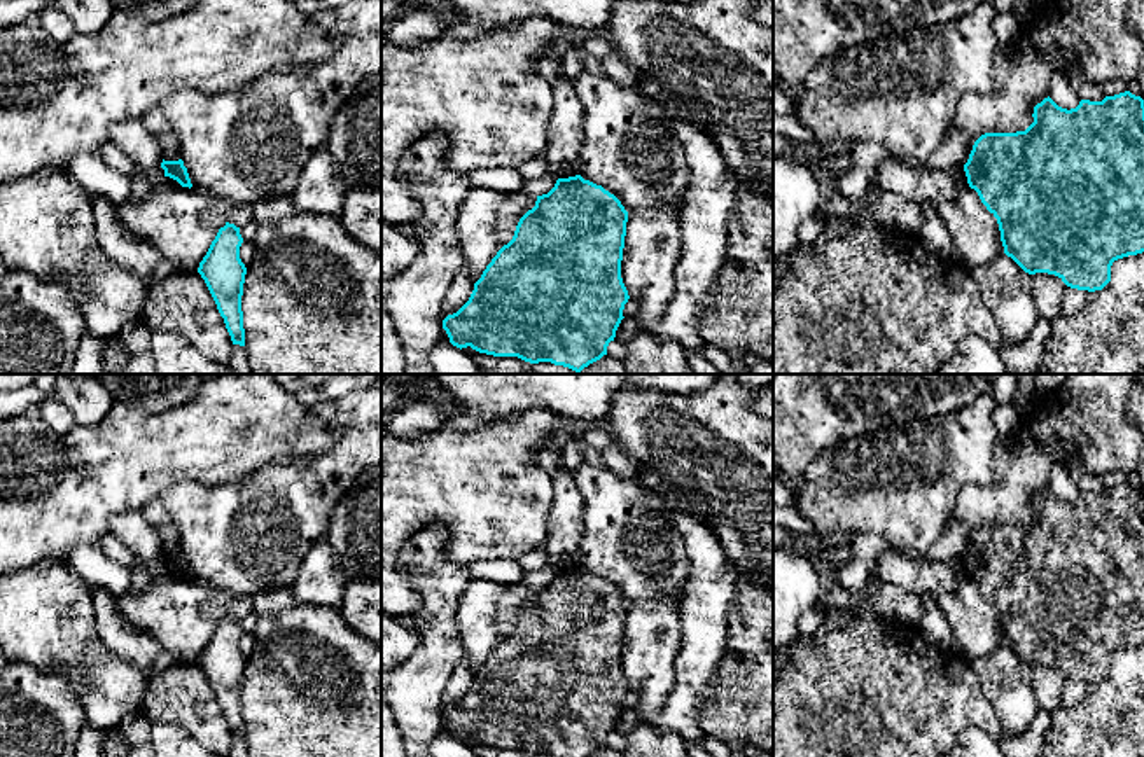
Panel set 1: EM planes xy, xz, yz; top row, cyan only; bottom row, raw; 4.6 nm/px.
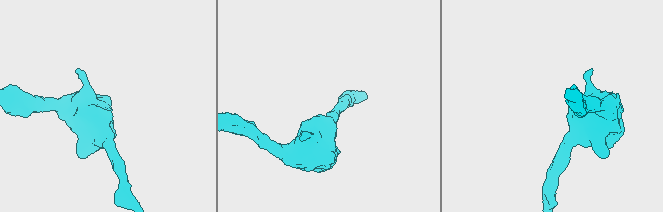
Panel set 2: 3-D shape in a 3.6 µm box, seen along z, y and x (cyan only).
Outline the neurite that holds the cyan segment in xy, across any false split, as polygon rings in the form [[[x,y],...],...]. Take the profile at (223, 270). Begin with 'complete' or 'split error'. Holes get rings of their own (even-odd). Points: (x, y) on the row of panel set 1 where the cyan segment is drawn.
complete | [[[226,222],[199,262],[198,273],[224,318],[233,344],[245,346],[241,295],[247,267],[240,259],[241,243],[240,227]]]

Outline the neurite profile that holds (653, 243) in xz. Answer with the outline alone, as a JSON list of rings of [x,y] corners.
[[[679,208],[628,213],[621,278],[628,295],[638,301],[638,323],[656,323],[673,299],[680,252]]]

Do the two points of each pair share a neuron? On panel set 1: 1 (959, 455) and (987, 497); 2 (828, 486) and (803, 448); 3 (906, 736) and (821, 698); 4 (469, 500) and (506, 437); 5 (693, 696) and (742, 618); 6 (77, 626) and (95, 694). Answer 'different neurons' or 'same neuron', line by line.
1: different neurons
2: different neurons
3: same neuron
4: same neuron
5: different neurons
6: same neuron

